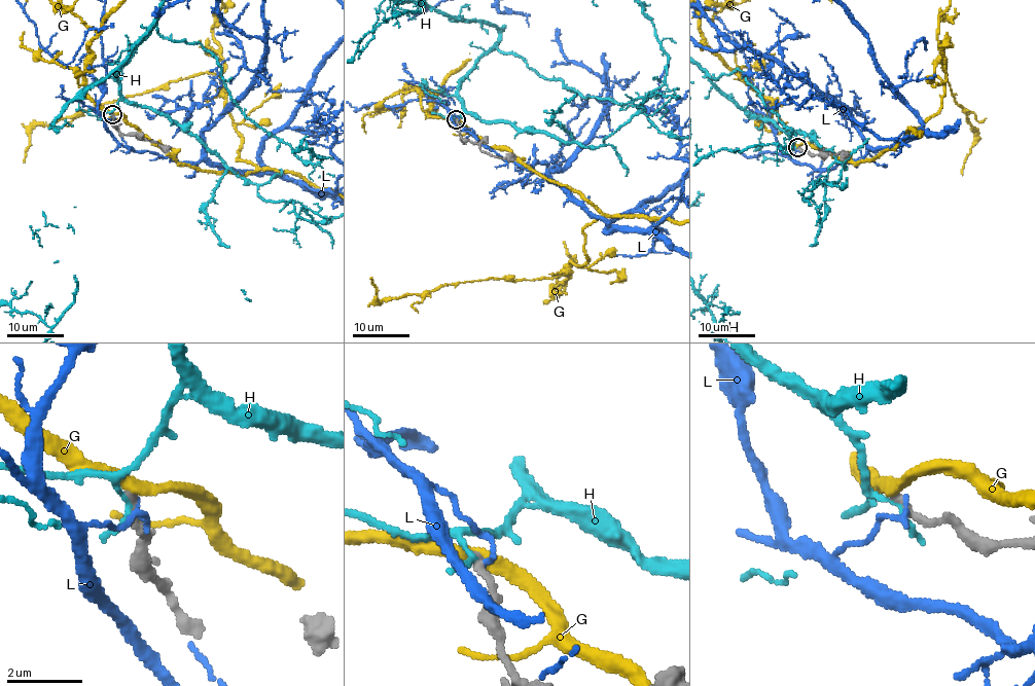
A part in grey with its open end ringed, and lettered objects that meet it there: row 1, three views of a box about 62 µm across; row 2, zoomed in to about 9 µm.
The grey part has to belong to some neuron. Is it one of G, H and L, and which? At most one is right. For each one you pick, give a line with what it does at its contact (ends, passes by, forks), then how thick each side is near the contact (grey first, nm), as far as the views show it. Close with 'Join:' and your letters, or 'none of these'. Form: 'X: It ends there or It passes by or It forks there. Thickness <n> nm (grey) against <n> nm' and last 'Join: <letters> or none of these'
Join: none of these

